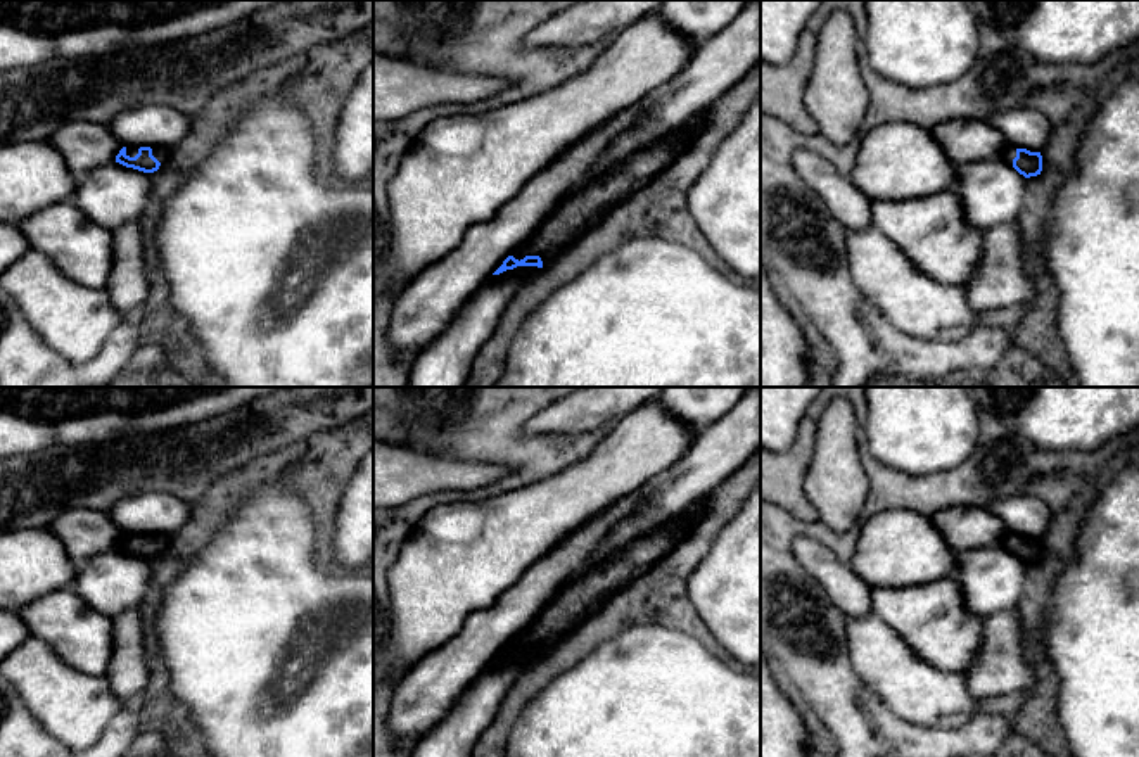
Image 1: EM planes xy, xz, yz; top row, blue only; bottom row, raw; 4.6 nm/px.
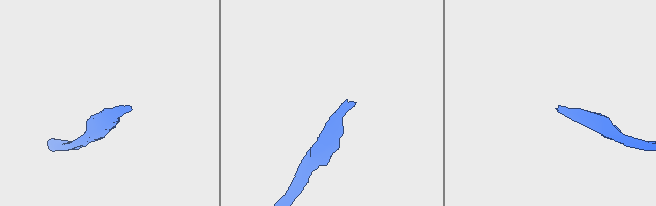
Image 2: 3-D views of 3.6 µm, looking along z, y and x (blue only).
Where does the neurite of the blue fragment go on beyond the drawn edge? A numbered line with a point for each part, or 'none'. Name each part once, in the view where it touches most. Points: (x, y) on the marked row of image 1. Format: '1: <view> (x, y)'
1: xz (578, 213)

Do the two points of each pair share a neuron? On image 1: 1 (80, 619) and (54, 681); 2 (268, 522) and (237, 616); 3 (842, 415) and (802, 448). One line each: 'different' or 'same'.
1: different
2: same
3: different

